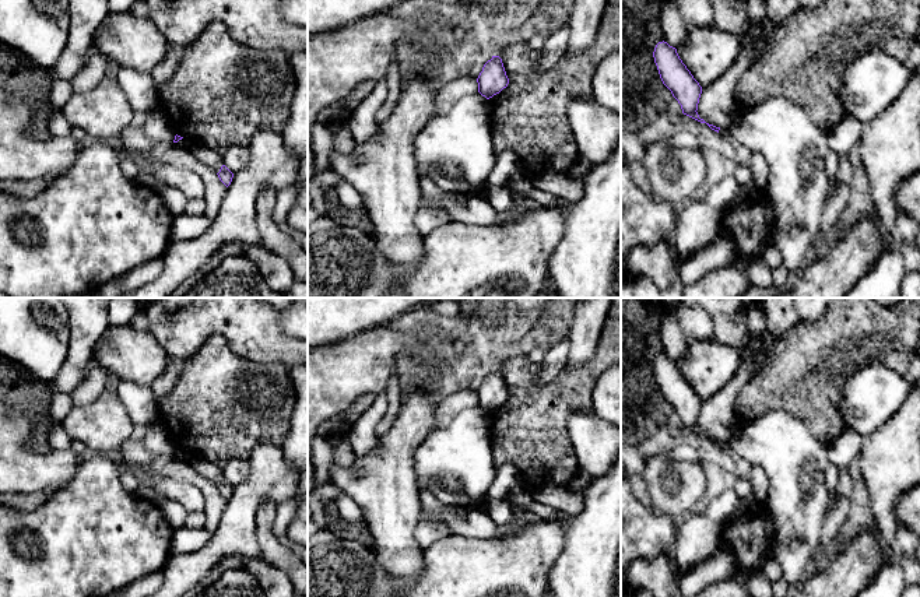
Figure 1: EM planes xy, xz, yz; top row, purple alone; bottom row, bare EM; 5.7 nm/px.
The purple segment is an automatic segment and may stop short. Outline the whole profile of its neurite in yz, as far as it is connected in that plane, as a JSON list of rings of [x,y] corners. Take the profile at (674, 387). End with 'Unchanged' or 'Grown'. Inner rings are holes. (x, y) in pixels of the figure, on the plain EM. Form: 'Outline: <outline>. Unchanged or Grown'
Outline: [[[664,354],[659,355],[654,361],[653,371],[663,397],[678,414],[682,426],[700,436],[706,436],[696,425],[702,400],[682,376],[677,362]]]. Unchanged

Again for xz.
Outline: [[[492,369],[492,372],[484,377],[477,396],[478,405],[487,412],[492,411],[508,400],[509,391],[499,369]]]. Unchanged

